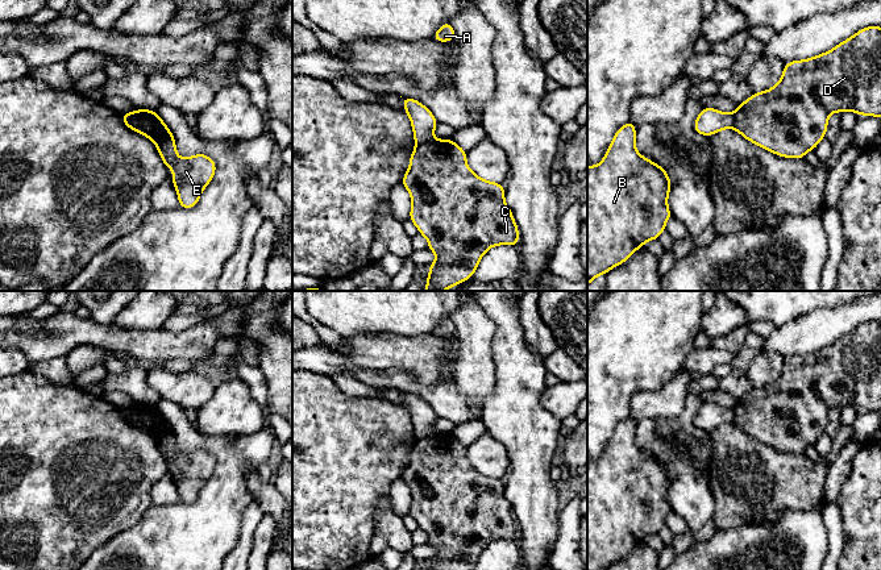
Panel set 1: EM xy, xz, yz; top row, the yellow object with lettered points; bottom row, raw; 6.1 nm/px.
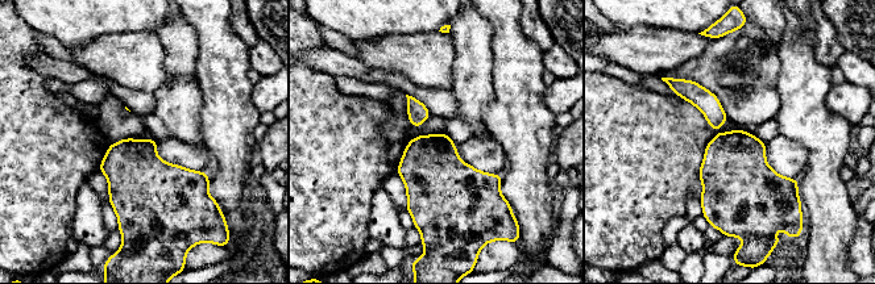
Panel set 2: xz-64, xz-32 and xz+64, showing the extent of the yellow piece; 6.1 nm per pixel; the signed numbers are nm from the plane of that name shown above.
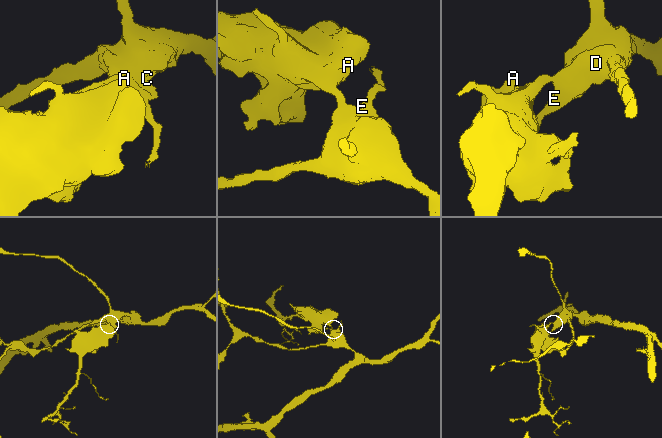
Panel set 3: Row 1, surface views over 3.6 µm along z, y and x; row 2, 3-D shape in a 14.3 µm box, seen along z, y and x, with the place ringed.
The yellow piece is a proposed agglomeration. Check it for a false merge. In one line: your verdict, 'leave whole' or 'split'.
split

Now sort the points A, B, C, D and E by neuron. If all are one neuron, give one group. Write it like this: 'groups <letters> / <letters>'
groups A B / C D E

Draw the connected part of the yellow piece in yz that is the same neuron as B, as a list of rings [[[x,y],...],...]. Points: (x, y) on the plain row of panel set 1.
[[[632,416],[619,423],[597,461],[587,461],[587,570],[603,570],[626,557],[639,542],[658,534],[672,512],[666,465],[640,450]]]

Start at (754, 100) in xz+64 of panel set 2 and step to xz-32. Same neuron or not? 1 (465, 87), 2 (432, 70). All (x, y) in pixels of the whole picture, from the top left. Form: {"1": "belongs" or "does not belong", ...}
{"1": "does not belong", "2": "does not belong"}

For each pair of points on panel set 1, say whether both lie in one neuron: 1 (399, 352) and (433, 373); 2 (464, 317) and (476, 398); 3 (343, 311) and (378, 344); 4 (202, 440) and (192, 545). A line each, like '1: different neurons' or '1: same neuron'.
1: same neuron
2: same neuron
3: different neurons
4: same neuron

